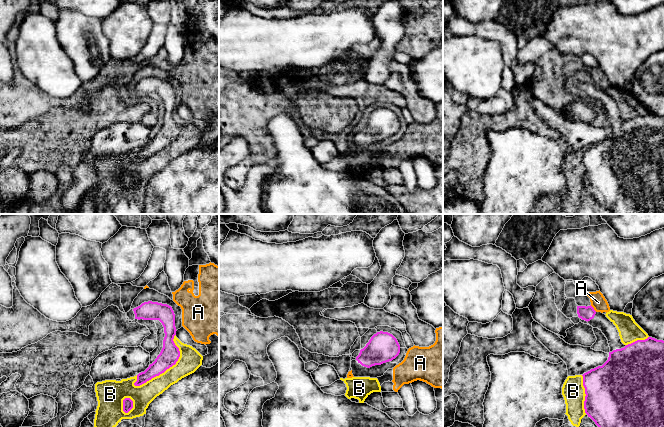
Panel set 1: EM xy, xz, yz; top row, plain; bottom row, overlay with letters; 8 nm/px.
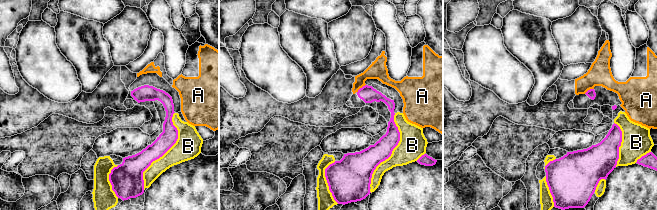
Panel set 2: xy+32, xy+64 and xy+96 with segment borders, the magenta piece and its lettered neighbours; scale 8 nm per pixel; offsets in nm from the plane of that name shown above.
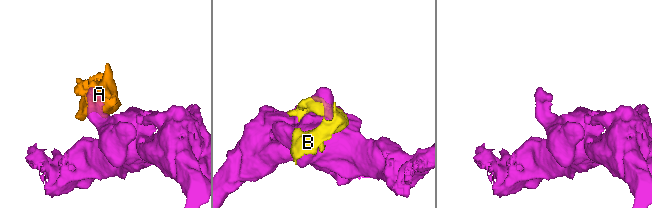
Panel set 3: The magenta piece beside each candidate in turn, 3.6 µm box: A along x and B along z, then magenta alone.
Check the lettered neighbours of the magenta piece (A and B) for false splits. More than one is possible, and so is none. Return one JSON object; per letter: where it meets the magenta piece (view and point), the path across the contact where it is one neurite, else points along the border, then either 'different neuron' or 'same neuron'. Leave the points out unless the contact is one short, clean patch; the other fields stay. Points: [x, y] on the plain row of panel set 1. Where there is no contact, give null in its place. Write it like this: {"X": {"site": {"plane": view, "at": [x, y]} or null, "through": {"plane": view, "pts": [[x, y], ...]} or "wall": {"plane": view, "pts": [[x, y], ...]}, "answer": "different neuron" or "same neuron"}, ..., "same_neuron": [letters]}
{"A": {"site": {"plane": "yz", "at": [593, 84]}, "wall": {"plane": "yz", "pts": [[590, 81], [596, 87]]}, "answer": "different neuron"}, "B": {"site": {"plane": "xy", "at": [169, 143]}, "answer": "different neuron"}, "same_neuron": []}

